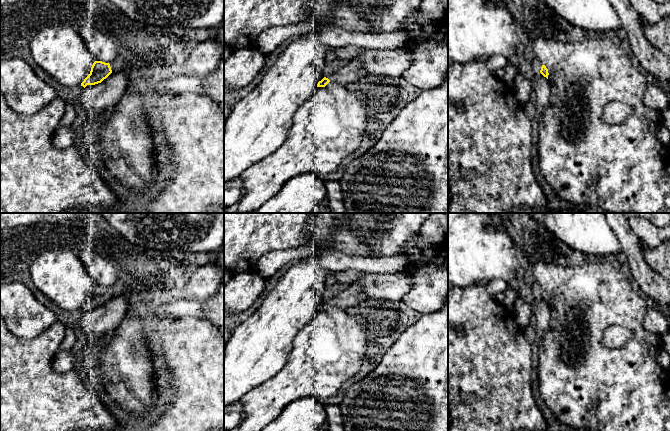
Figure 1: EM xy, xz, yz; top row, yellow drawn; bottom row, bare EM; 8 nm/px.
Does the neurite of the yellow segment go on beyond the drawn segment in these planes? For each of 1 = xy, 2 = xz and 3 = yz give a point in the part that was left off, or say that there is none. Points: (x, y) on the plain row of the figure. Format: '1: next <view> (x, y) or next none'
1: next xy (119, 287)
2: next none
3: next yz (536, 288)

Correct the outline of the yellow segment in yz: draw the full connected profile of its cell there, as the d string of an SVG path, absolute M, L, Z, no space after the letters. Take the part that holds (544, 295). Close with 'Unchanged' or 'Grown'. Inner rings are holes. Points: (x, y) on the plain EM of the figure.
M534 281L533 283L532 291L536 296L540 296L544 301L548 303L548 299L549 299L548 293L536 281Z. Grown

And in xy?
M118 278L117 282L111 287L95 285L91 291L90 298L81 307L84 312L87 309L95 309L101 307L112 296L127 293L129 286Z. Grown

